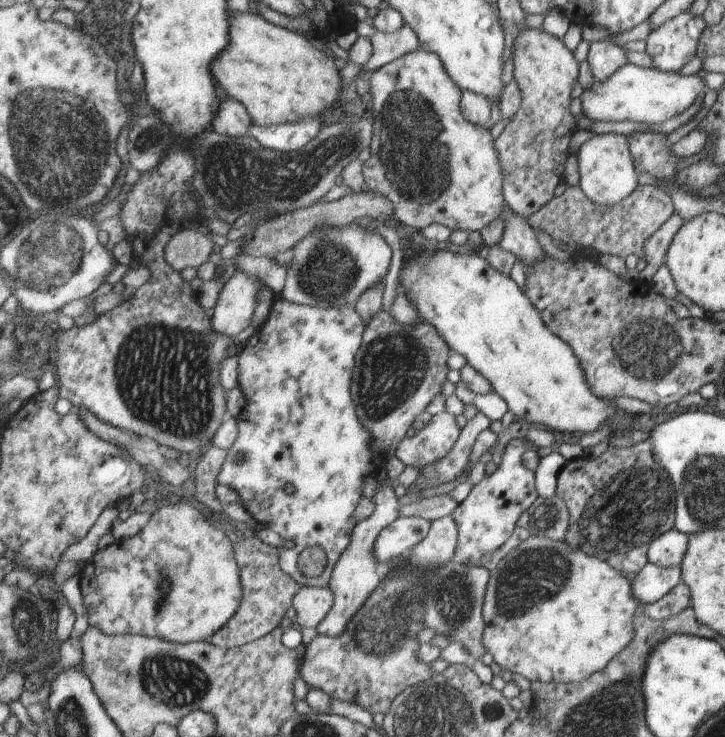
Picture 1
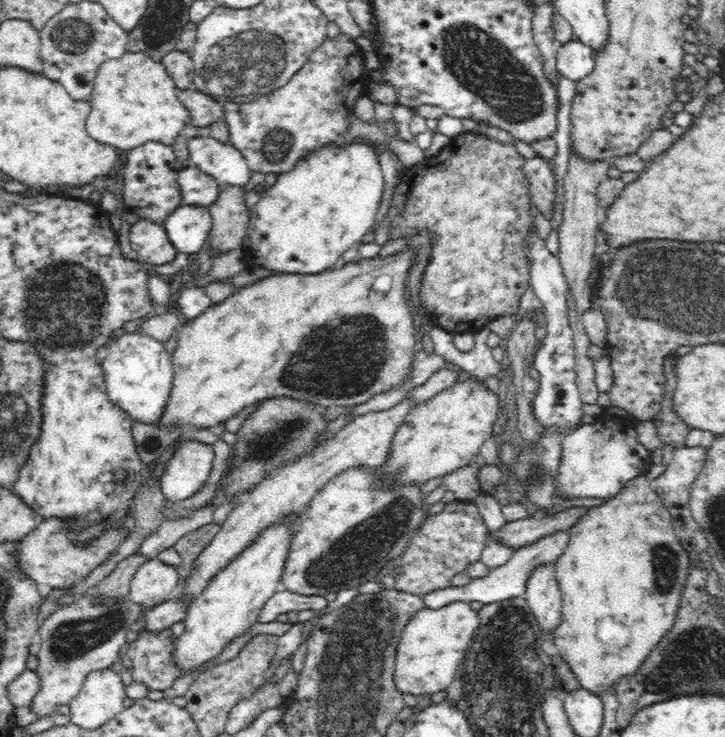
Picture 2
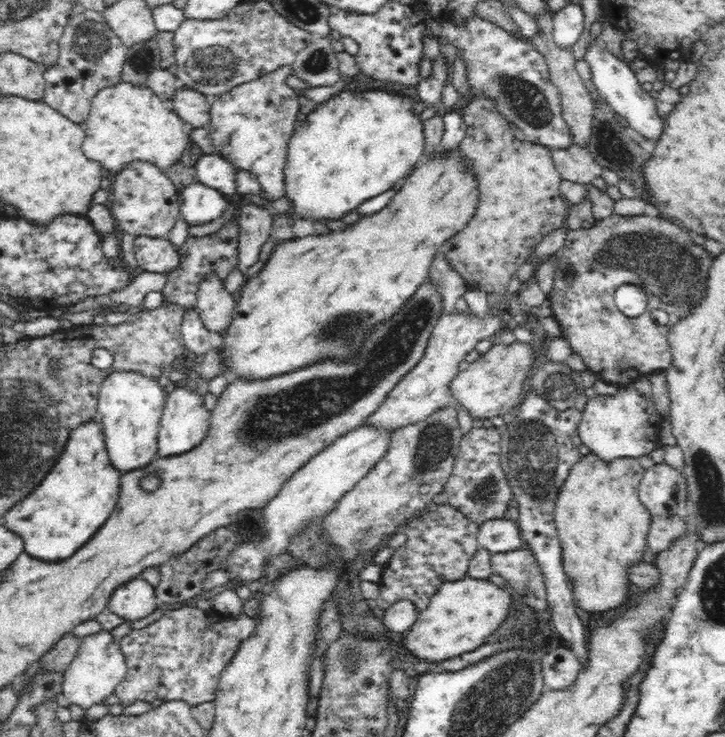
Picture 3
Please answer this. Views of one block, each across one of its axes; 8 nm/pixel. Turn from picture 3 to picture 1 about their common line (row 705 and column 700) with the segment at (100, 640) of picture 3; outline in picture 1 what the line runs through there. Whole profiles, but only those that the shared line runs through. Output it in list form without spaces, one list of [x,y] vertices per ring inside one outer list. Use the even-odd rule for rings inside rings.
[[[627,63],[605,82],[595,81],[590,90],[581,90],[580,99],[586,116],[593,121],[662,124],[688,110],[700,98],[706,86],[698,73],[682,76],[676,72],[641,68]]]

